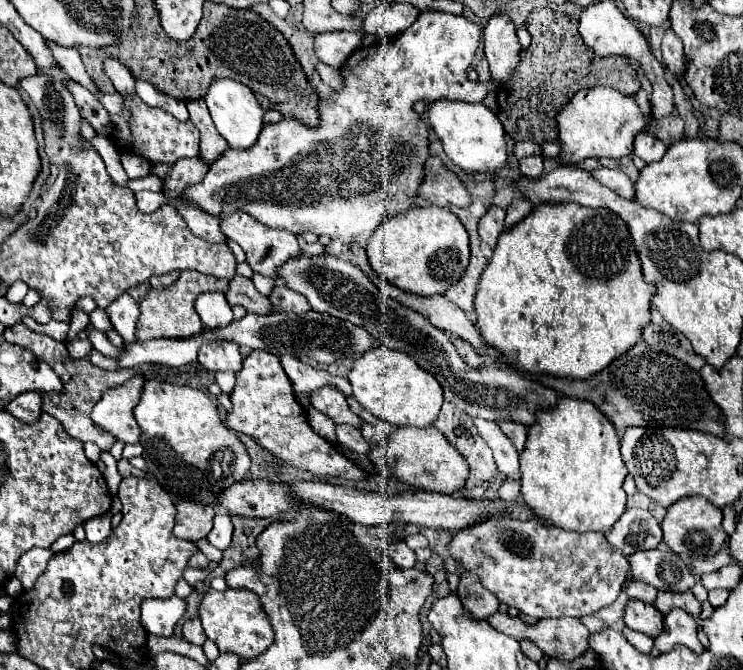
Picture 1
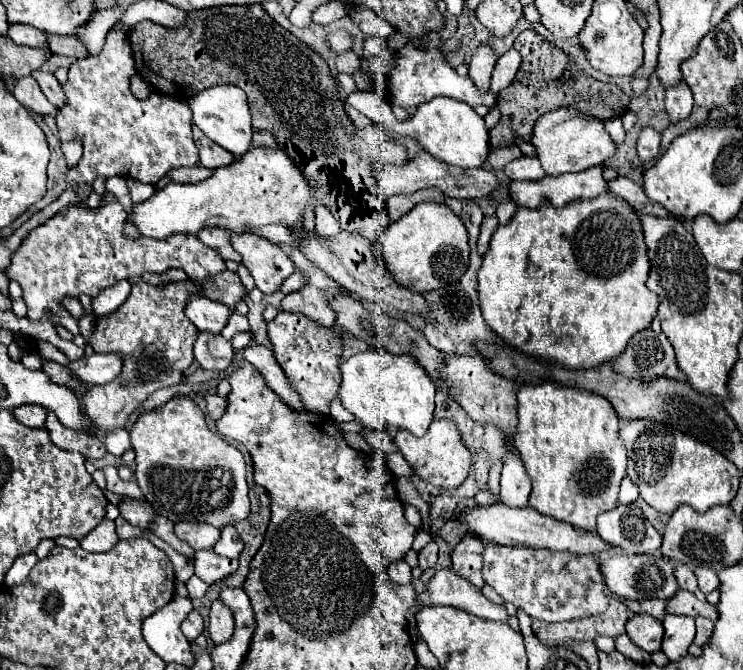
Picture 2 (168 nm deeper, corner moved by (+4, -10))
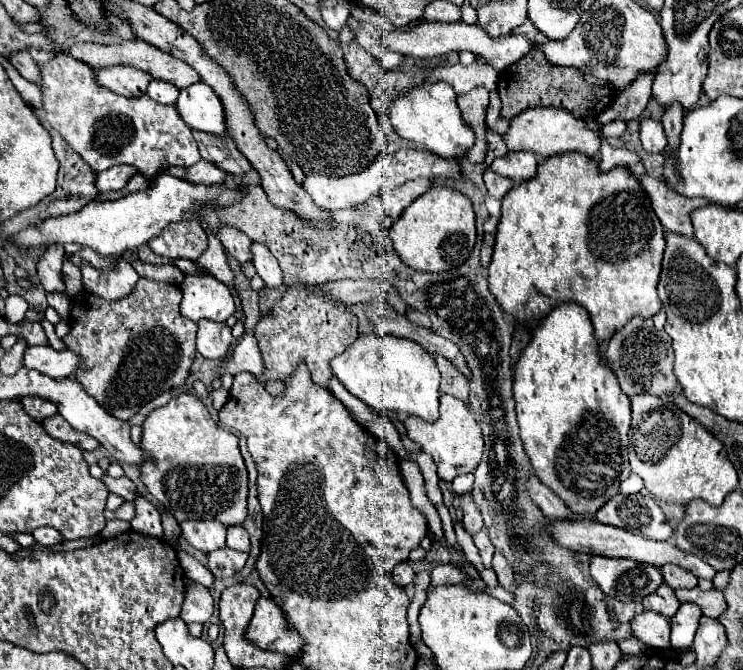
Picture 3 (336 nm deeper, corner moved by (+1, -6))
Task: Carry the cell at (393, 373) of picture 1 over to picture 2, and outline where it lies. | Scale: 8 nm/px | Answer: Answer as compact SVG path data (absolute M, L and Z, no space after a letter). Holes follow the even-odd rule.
M366 350L350 356L344 364L340 364L342 386L340 400L342 406L354 414L354 418L378 430L380 420L386 426L396 426L400 430L408 430L414 436L424 436L430 422L434 420L434 384L422 372L422 366L414 364L410 356L394 356L390 352Z

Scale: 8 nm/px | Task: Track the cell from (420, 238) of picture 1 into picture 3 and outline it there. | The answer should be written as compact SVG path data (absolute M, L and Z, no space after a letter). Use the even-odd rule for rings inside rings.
M431 186L399 216L391 228L397 254L405 264L423 272L441 272L463 264L475 246L475 212L471 200L459 190Z

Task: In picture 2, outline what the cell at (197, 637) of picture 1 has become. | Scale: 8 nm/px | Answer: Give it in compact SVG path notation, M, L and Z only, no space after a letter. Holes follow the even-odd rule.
M192 610L192 612L188 614L188 618L182 622L182 632L184 632L184 636L188 638L188 642L194 642L194 640L204 632L202 616Z

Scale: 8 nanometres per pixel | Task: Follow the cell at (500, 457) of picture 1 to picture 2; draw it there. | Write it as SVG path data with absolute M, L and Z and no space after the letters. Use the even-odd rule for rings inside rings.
M506 452L502 458L502 472L500 472L500 498L506 506L524 508L528 506L530 494L530 478L526 476L520 456Z

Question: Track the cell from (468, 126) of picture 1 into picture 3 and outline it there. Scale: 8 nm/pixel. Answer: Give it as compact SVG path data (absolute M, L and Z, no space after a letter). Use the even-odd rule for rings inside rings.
M445 82L417 84L403 96L397 96L389 110L389 124L401 138L411 140L417 146L423 146L425 150L431 150L445 158L461 158L473 146L475 140L473 132L463 122L461 112L457 108L455 90Z

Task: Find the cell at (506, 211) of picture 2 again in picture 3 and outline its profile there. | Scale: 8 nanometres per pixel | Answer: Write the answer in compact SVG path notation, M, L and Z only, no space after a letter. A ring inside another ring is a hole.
M491 168L485 170L483 174L483 180L485 180L485 186L487 186L487 192L495 198L503 198L511 188L513 188L513 180L511 178L505 178L505 176L499 176L495 174Z

